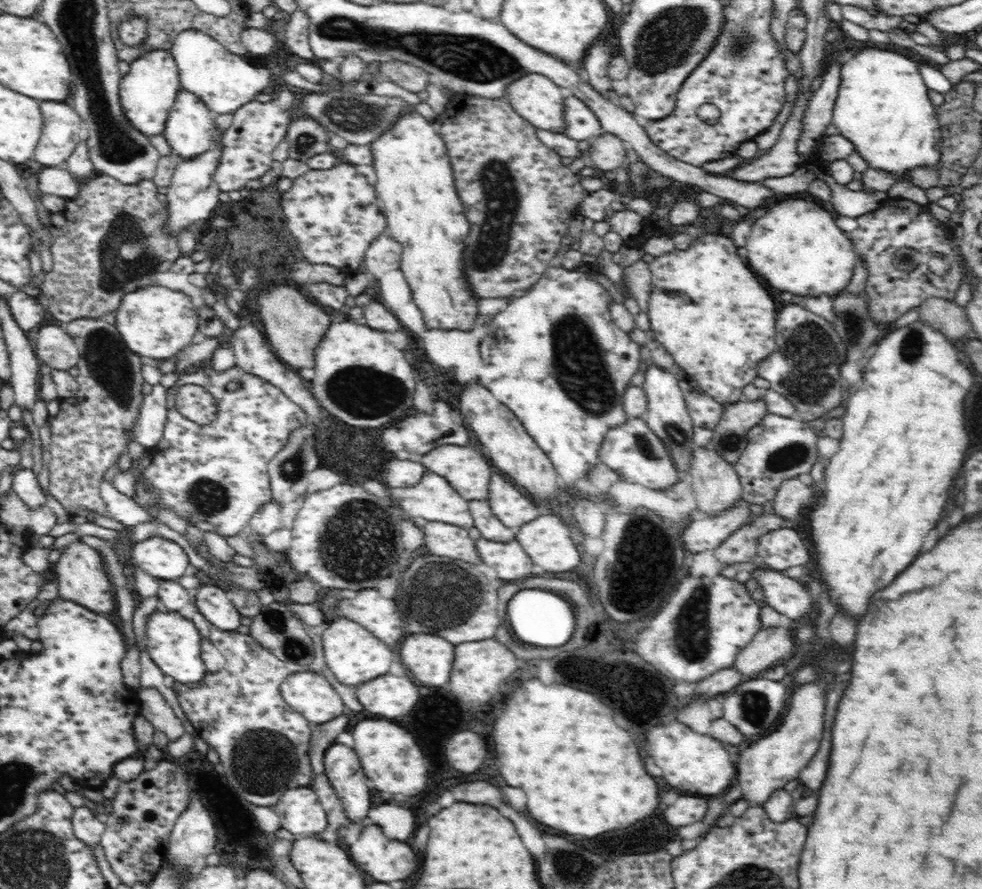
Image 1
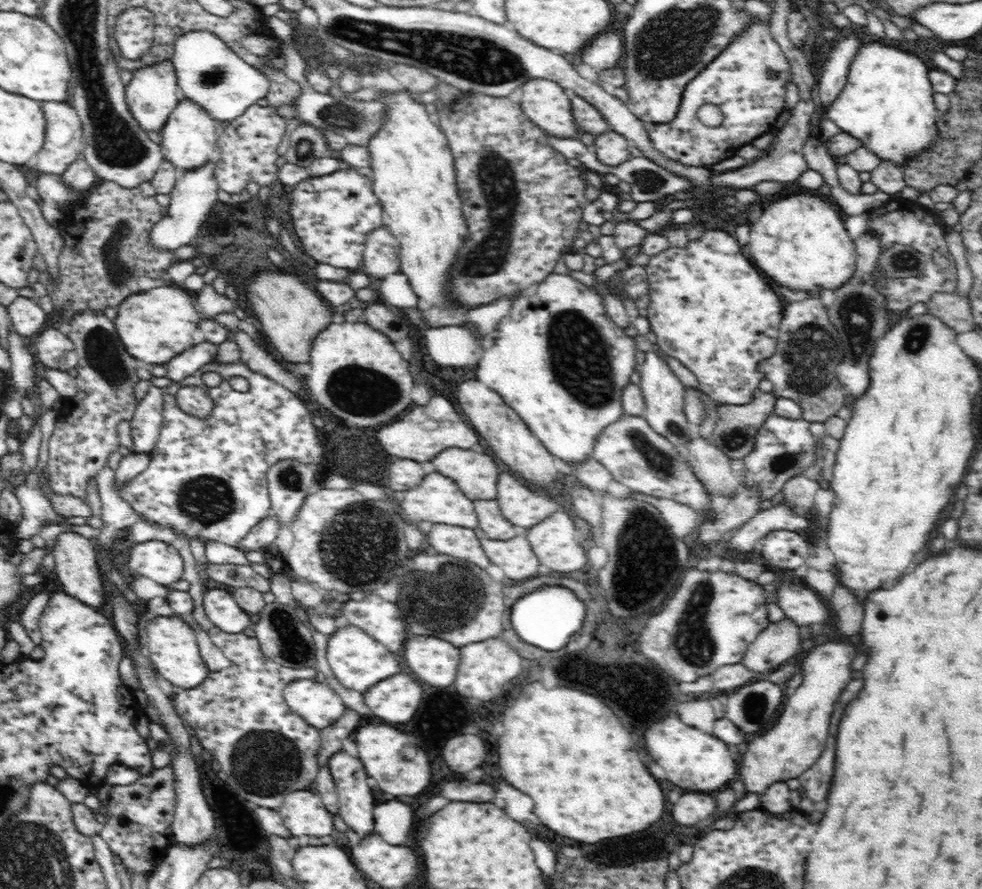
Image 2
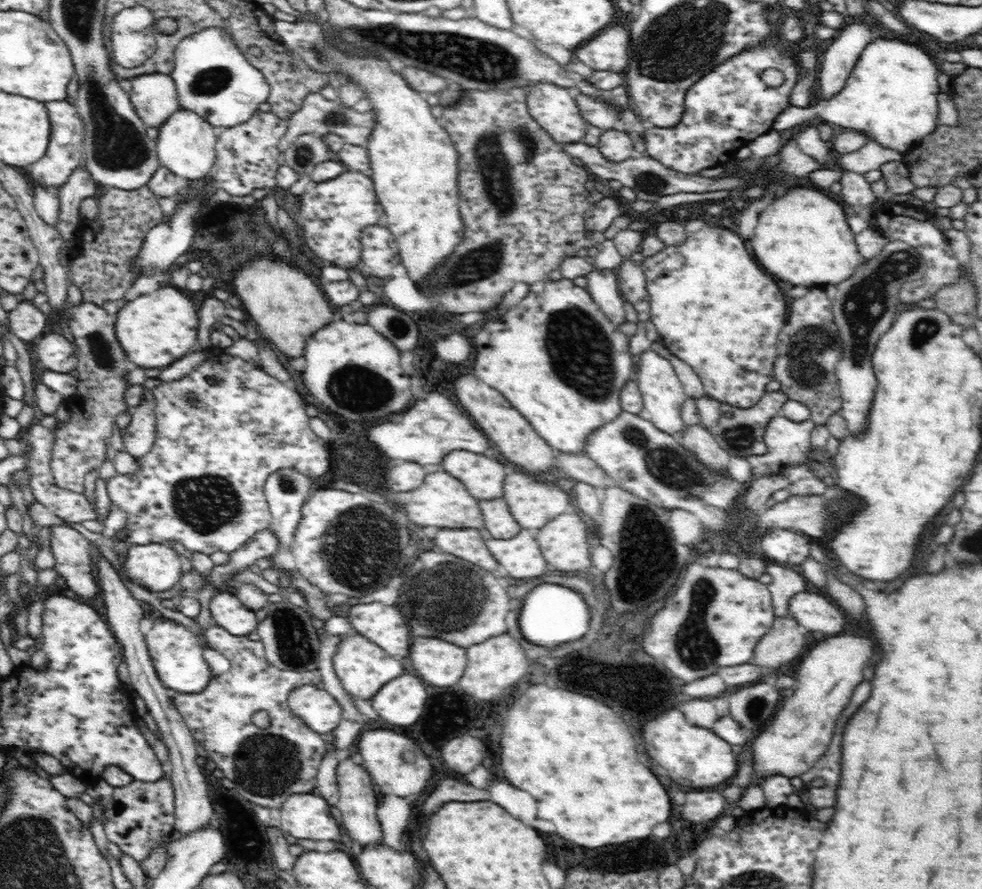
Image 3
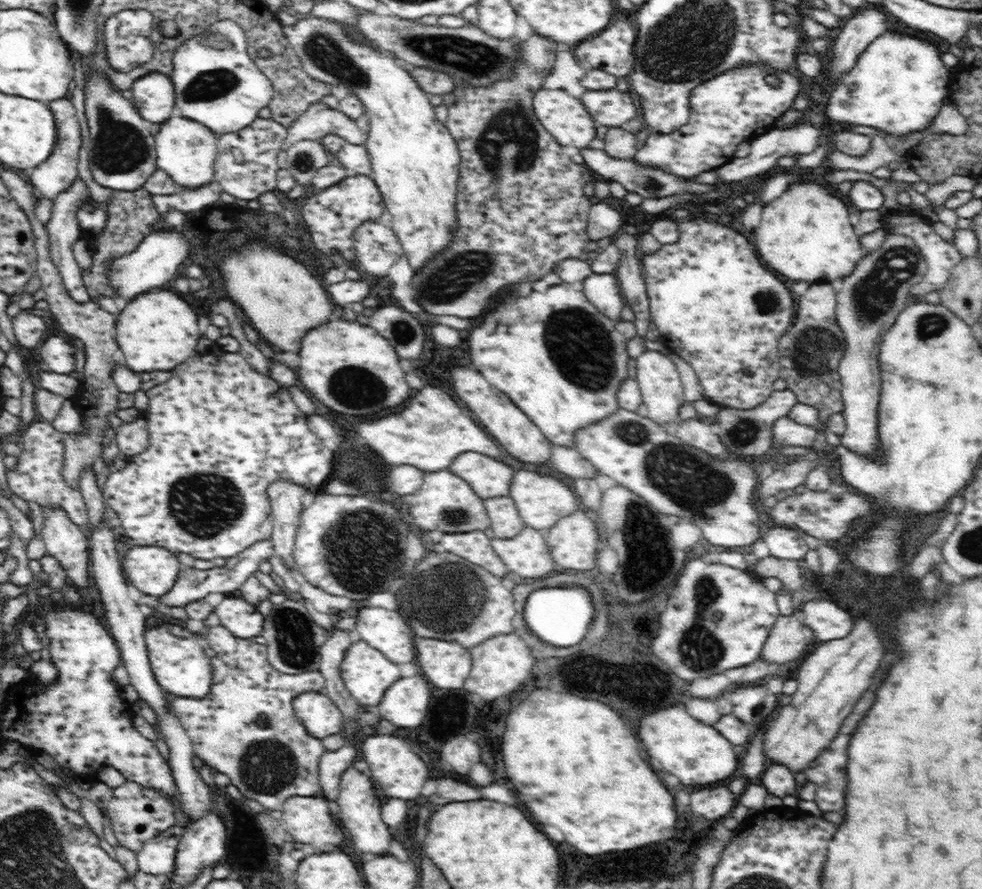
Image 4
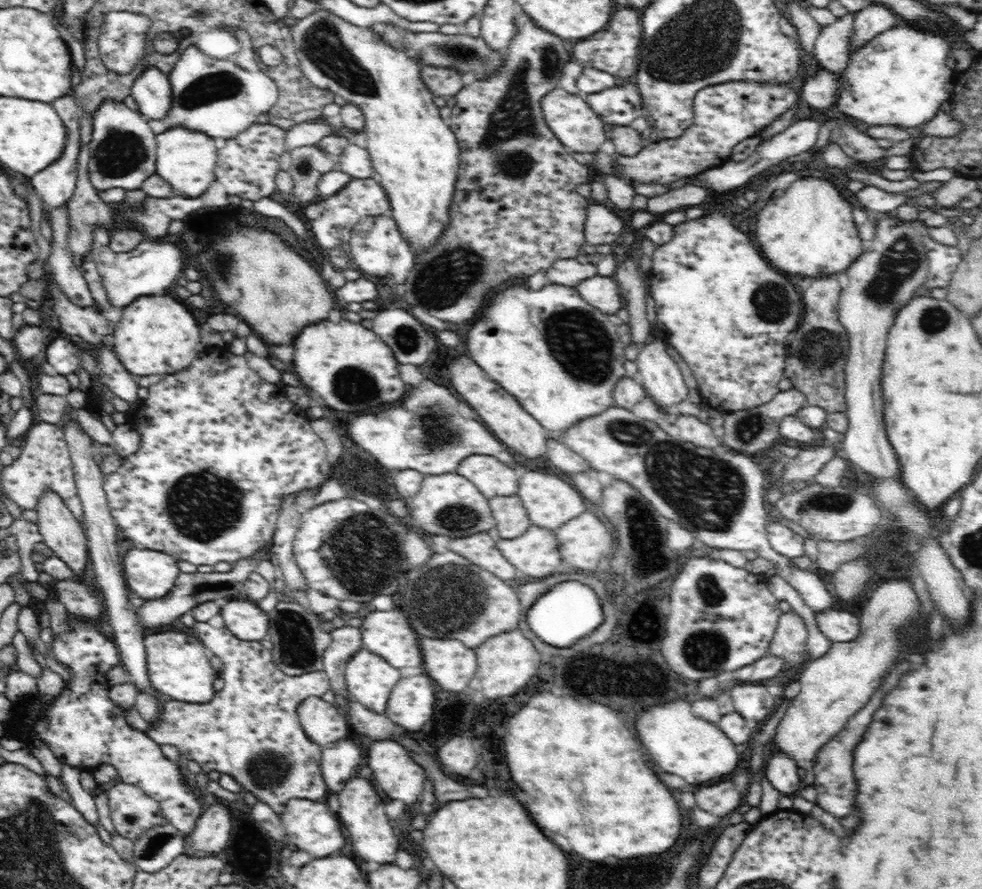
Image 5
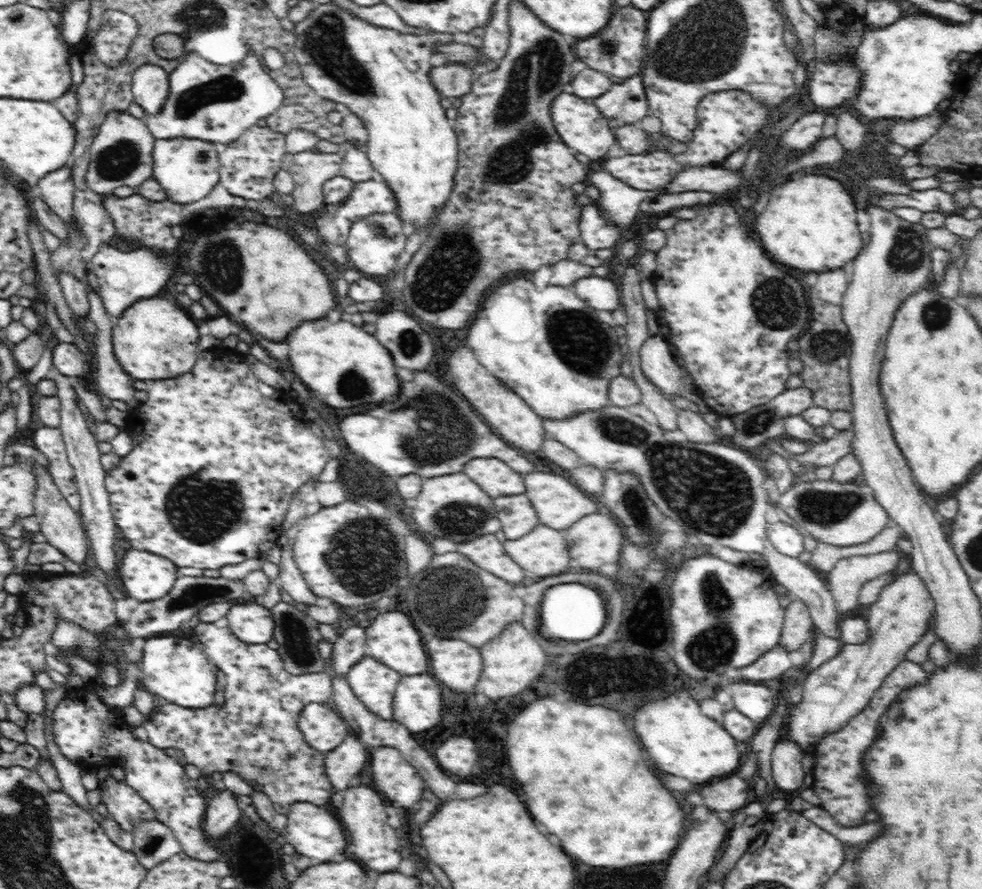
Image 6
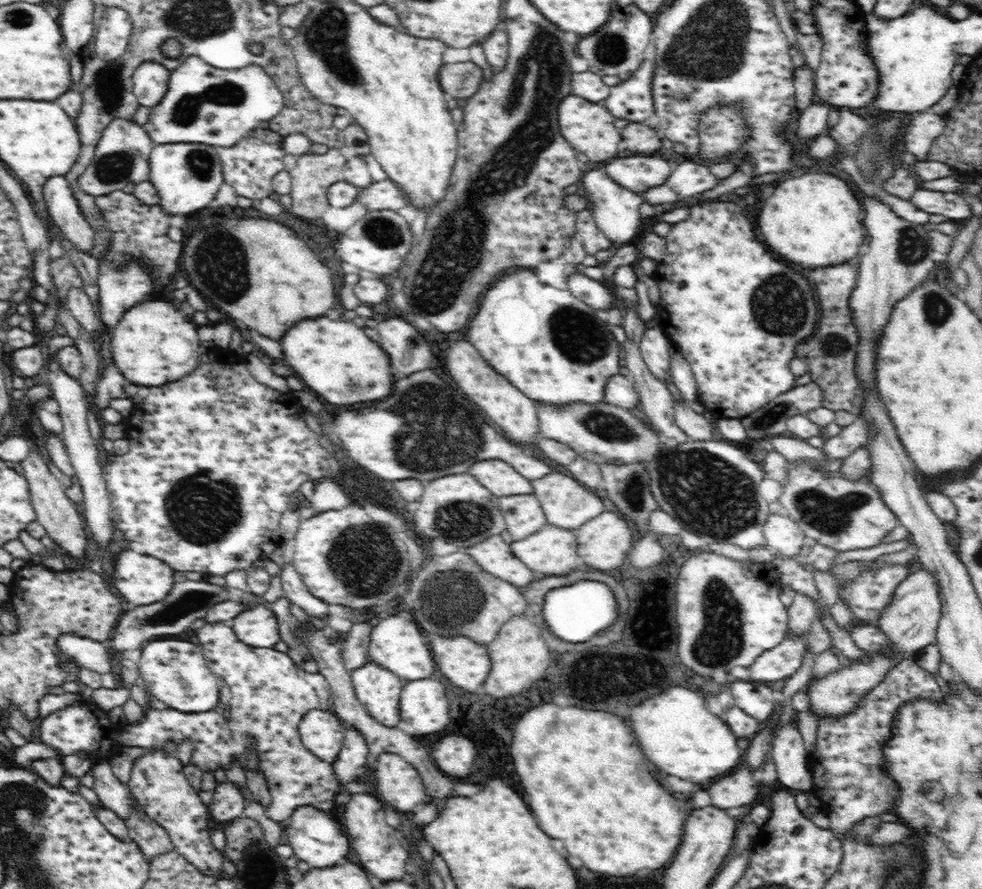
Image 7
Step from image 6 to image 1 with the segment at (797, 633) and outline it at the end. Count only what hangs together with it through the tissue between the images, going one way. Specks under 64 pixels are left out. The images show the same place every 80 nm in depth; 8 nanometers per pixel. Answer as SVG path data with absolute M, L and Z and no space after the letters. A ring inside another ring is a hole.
M790 623L760 629L737 654L733 667L744 676L757 676L757 673L774 667L774 662L786 659L792 652L794 643L795 640L790 634Z

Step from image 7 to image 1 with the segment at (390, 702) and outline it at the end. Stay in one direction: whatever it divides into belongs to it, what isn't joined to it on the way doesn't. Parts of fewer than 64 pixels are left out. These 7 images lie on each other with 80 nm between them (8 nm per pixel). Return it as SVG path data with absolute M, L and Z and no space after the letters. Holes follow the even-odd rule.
M335 616L328 622L328 627L322 632L321 638L326 665L332 674L345 685L356 686L372 681L372 678L390 672L393 662L397 660L397 655L388 650L385 642L376 638L361 624L352 622L344 616Z

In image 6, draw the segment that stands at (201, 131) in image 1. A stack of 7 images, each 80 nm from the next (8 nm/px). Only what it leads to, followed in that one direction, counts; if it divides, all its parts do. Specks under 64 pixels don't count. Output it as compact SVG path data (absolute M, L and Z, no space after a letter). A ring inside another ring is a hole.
M156 140L153 148L153 178L155 178L166 196L172 202L180 205L194 206L202 200L219 183L219 161L217 160L216 146L213 142L202 140Z

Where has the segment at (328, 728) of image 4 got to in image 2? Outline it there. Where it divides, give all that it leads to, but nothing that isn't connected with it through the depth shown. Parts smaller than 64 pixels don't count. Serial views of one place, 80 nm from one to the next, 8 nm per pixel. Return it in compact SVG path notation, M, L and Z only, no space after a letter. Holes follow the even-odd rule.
M298 678L283 690L288 706L314 728L326 729L344 714L347 706L326 682Z

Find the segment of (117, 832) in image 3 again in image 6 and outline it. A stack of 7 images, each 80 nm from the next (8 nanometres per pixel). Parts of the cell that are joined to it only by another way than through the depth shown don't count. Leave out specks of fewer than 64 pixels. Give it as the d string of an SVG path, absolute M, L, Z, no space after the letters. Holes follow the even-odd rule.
M110 777L98 786L102 791L101 802L107 806L112 819L124 831L132 833L139 822L156 819L152 806L124 780L116 781Z

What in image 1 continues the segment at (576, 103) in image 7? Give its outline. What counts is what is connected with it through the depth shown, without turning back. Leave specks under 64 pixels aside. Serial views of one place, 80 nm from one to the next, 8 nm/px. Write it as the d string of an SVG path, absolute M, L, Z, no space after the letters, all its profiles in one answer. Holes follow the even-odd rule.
M536 73L518 78L505 90L505 100L537 129L564 129L564 94L552 79Z

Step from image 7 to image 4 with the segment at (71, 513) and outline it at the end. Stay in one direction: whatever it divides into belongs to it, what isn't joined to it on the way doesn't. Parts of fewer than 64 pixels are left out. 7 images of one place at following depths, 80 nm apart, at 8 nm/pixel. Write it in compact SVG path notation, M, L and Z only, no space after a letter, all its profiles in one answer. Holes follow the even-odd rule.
M53 506L46 508L44 528L45 550L54 556L77 589L89 588L89 538L64 511Z

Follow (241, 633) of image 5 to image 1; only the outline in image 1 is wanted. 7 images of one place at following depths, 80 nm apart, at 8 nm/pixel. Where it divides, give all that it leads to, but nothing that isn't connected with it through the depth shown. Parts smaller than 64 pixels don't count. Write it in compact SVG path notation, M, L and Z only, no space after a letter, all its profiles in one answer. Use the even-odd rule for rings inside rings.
M201 584L199 588L194 592L194 604L198 609L198 612L210 621L214 626L223 631L236 630L240 626L240 613L236 611L234 603L231 598L228 597L230 593L221 590L218 585Z

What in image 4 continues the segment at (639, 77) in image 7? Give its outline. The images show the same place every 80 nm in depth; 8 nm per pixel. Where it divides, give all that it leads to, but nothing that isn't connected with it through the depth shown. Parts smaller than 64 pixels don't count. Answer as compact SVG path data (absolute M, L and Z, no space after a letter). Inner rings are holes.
M618 90L587 91L579 99L596 125L607 128L619 127L626 120L636 117L638 104L629 91Z

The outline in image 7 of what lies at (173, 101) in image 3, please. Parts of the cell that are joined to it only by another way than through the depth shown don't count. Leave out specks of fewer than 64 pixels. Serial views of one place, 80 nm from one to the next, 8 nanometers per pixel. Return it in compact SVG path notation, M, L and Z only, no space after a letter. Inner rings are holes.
M144 62L133 74L133 94L139 105L151 110L166 95L170 71L158 62Z

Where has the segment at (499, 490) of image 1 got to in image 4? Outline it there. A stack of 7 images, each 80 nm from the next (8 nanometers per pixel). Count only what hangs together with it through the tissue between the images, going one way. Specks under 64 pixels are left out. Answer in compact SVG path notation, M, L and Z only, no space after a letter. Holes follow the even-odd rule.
M515 471L508 496L515 502L525 527L531 527L541 532L550 529L557 521L572 515L574 510L578 511L578 500L570 488L566 488L562 482L558 482L552 476L540 476L536 472Z

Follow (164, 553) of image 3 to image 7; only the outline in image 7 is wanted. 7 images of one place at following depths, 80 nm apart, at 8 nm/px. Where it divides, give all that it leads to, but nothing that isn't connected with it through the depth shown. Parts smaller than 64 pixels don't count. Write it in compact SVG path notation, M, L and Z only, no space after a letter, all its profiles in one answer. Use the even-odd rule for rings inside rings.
M126 550L118 556L114 564L112 582L130 582L114 584L114 588L132 604L160 602L172 590L176 582L175 572L168 564L148 554Z

